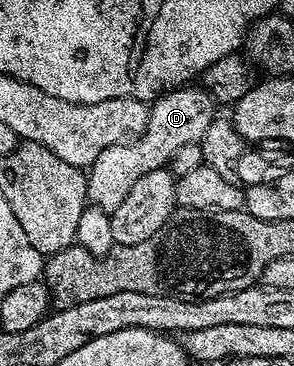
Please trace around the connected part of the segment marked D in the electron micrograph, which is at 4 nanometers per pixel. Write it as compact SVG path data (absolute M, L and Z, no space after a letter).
M188 84L182 88L169 90L160 98L150 103L147 111L147 123L141 134L130 140L124 140L105 148L101 156L89 167L87 174L88 203L100 206L108 212L116 210L129 196L129 188L154 170L164 169L170 163L177 148L185 148L185 144L199 142L205 136L205 128L217 117L217 103L206 89Z

